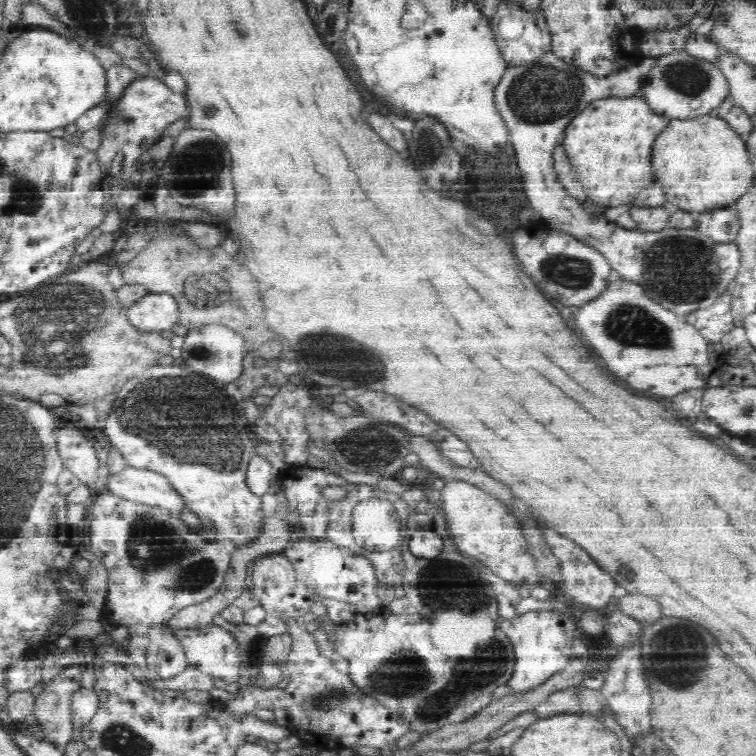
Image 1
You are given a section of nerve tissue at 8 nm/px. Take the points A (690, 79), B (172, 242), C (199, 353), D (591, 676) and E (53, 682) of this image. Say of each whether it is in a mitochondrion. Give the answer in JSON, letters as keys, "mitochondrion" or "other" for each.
{"A":"mitochondrion","B":"mitochondrion","C":"mitochondrion","D":"other","E":"other"}

